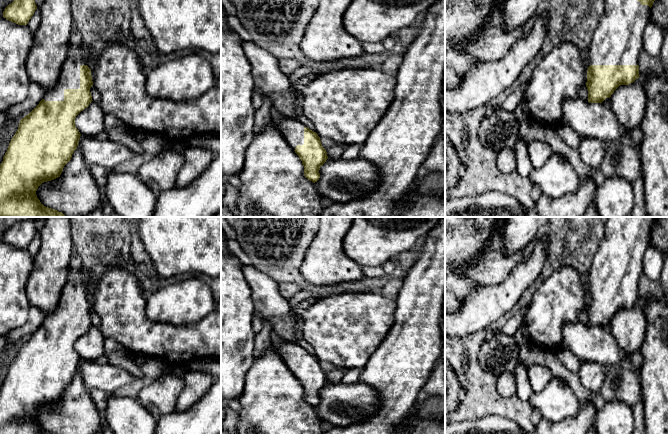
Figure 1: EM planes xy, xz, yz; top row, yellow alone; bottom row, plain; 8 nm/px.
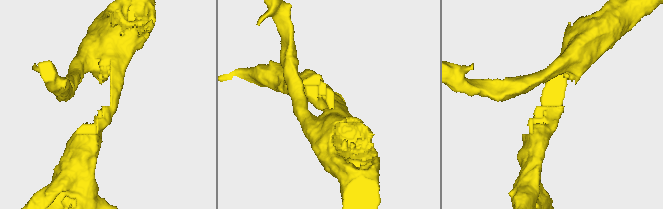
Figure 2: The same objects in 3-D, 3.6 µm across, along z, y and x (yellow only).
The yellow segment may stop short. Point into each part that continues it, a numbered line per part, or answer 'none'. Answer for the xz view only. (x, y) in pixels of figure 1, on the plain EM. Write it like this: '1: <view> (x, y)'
1: xz (292, 354)

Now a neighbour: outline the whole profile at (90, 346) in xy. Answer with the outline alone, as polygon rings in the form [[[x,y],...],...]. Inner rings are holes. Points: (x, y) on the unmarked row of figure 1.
[[[92,325],[87,332],[81,335],[75,342],[76,352],[85,362],[96,362],[104,355],[104,341],[99,327]]]

